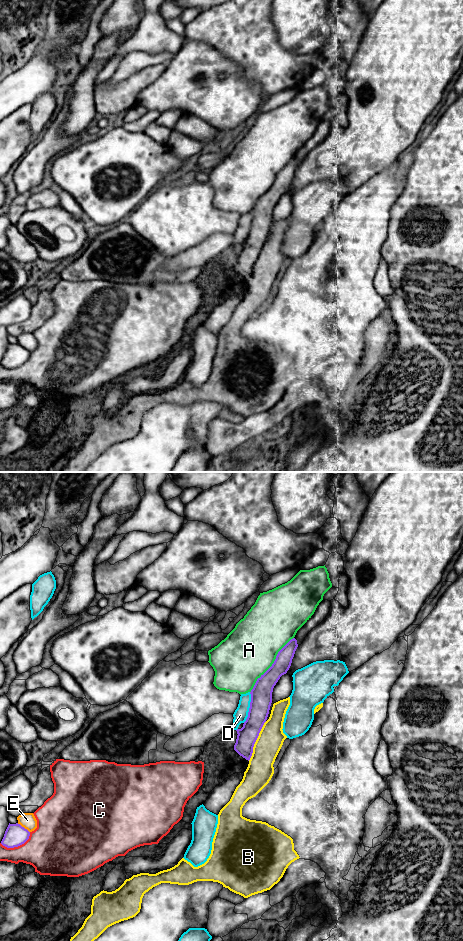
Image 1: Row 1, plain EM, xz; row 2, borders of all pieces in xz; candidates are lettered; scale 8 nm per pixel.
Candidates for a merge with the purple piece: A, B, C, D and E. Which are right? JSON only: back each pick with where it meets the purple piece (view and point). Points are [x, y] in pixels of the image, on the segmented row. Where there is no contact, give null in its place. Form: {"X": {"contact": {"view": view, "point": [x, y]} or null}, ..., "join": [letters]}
{"join": []}

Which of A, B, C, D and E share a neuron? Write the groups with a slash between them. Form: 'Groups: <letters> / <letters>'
Groups: A / B / C / D / E

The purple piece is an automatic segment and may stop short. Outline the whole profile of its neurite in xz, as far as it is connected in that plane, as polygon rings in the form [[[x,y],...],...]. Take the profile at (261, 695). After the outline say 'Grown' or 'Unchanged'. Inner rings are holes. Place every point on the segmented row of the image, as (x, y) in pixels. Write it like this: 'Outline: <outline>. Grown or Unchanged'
Outline: [[[291,639],[277,654],[272,666],[257,679],[251,690],[251,702],[248,717],[241,729],[237,729],[237,739],[234,750],[246,760],[250,760],[254,744],[267,720],[272,703],[273,688],[280,677],[289,670],[297,640]]]. Unchanged

